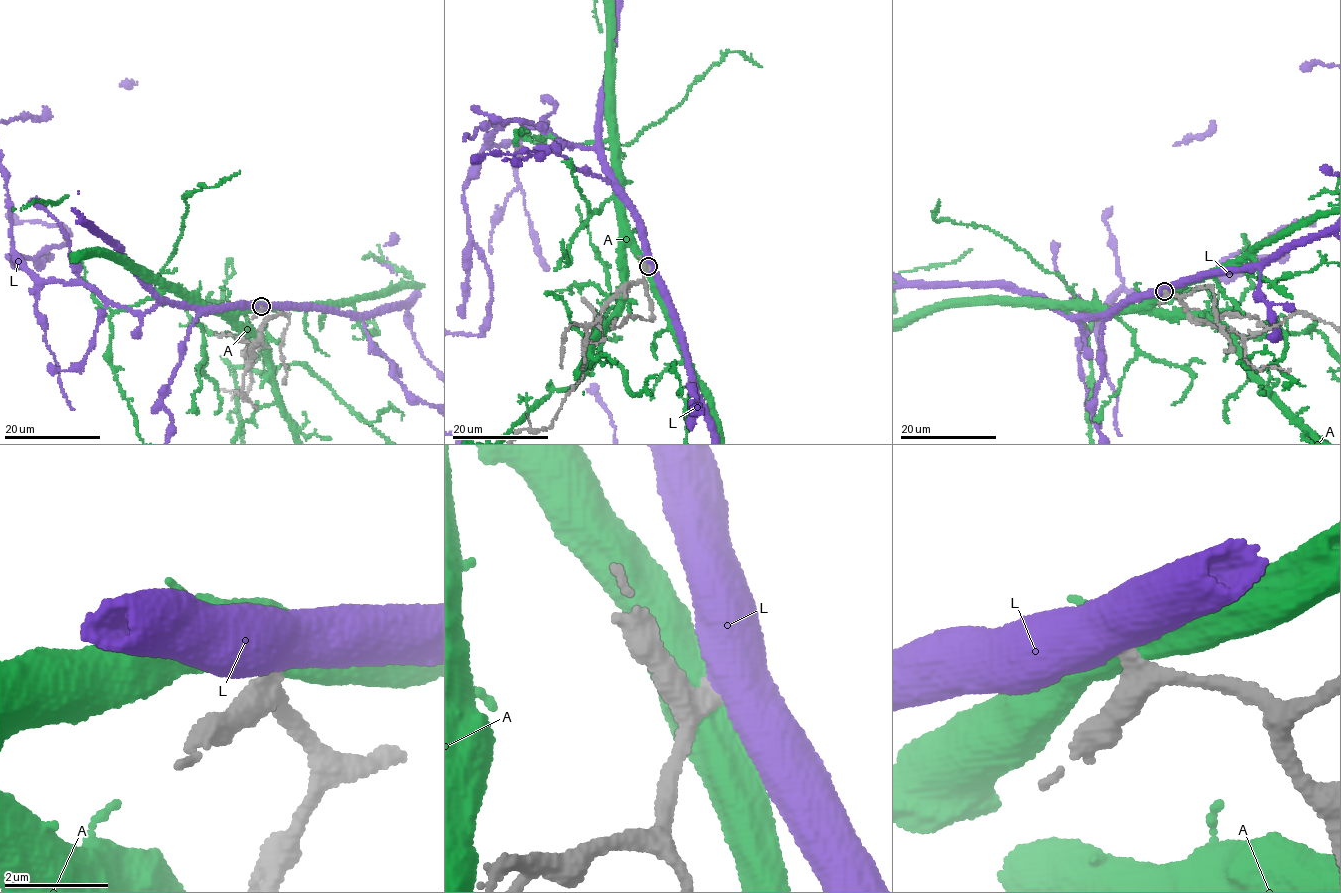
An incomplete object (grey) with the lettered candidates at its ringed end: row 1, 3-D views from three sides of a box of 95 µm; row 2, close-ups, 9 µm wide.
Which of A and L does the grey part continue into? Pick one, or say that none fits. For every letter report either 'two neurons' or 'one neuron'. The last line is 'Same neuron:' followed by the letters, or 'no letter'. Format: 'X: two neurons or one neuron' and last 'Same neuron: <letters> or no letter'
A: two neurons
L: two neurons
Same neuron: no letter

